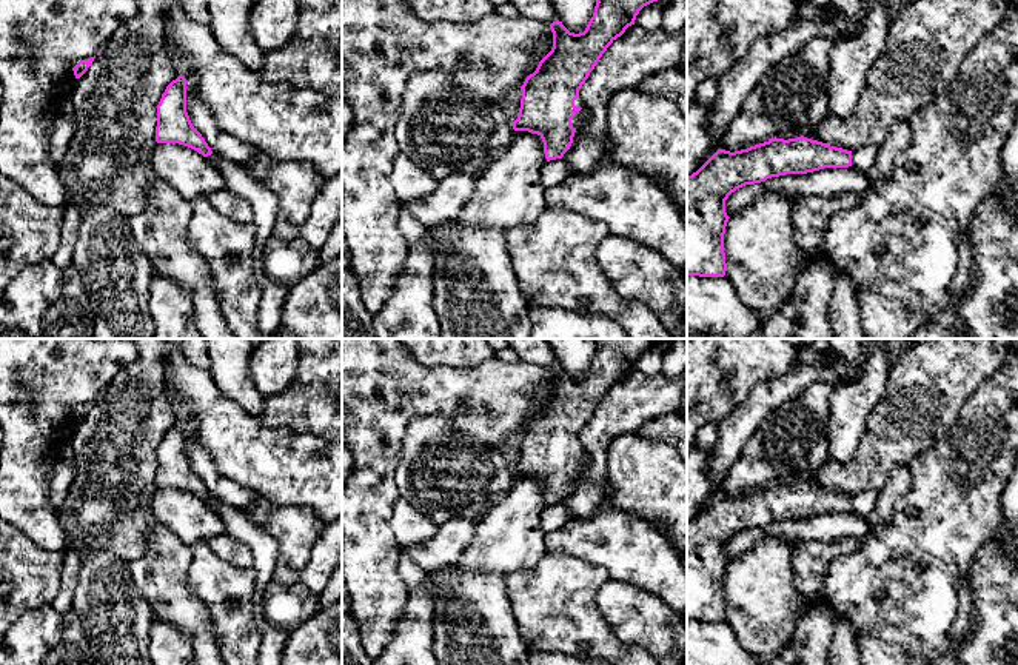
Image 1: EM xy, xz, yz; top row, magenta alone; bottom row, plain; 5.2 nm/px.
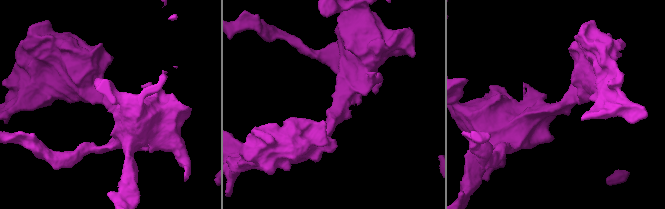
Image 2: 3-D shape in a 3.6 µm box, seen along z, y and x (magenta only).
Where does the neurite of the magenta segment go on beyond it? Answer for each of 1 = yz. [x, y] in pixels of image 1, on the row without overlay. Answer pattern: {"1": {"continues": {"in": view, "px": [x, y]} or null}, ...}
{"1": {"continues": null}}

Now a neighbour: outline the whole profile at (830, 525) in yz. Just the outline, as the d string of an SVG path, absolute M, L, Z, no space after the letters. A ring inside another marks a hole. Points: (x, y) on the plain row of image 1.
M853 511L824 513L807 519L785 519L736 534L725 545L725 557L728 562L733 562L767 537L799 542L825 542L847 537L862 539L870 530L869 517Z

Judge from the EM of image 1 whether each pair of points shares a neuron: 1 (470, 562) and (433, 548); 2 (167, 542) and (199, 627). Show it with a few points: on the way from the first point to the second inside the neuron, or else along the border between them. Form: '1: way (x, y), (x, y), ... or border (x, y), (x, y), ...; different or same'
1: border (476, 525), (472, 544), (450, 564); different
2: way (167, 564), (167, 590), (179, 605); same

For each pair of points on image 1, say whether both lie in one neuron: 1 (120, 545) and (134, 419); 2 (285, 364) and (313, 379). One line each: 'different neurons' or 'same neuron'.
1: same neuron
2: different neurons

